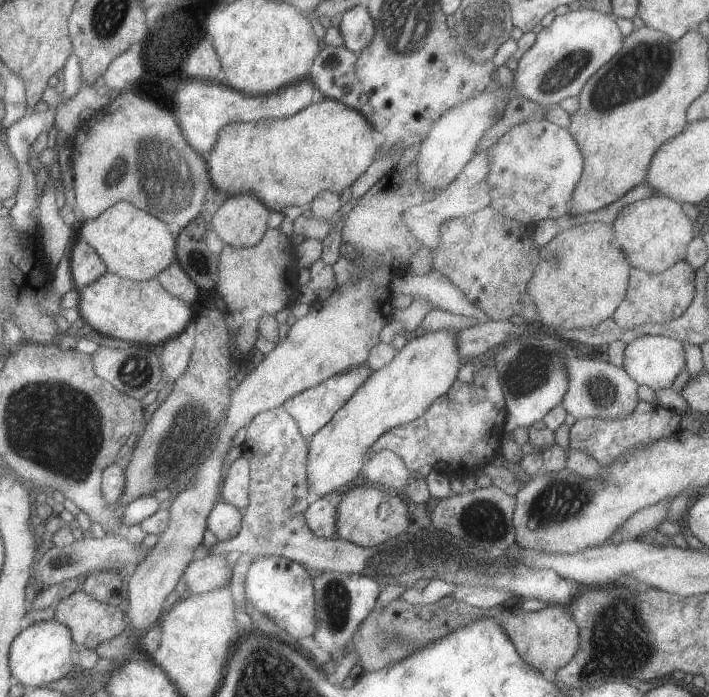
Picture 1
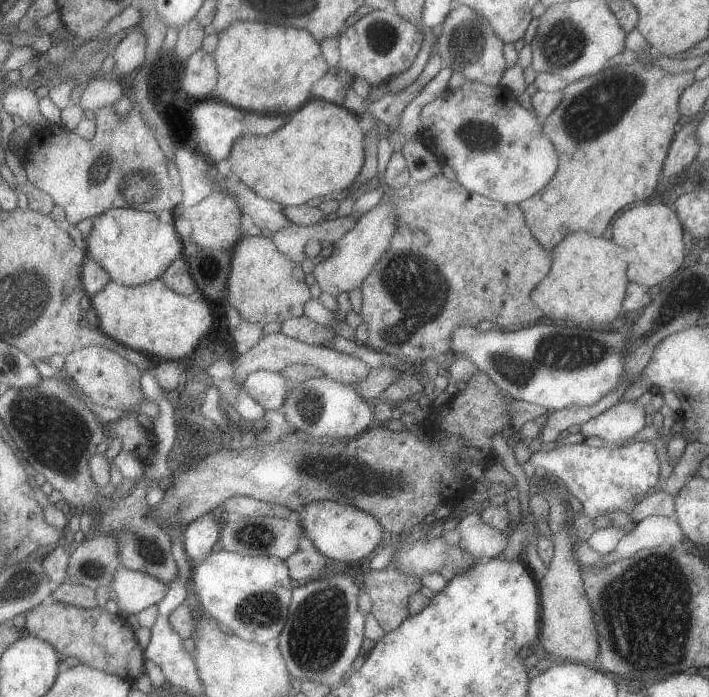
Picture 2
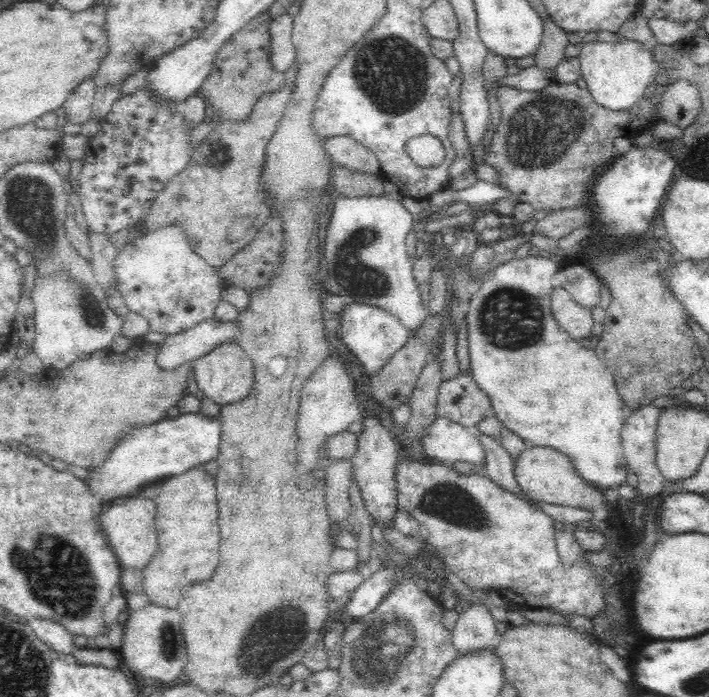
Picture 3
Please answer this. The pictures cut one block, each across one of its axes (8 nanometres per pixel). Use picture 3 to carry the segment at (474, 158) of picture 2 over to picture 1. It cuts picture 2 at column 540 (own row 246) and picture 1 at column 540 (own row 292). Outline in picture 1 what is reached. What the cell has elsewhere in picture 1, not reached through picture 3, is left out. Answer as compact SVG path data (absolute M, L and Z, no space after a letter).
M546 119L519 124L489 146L487 184L491 205L502 216L525 225L571 212L573 192L583 173L584 157L568 129Z

